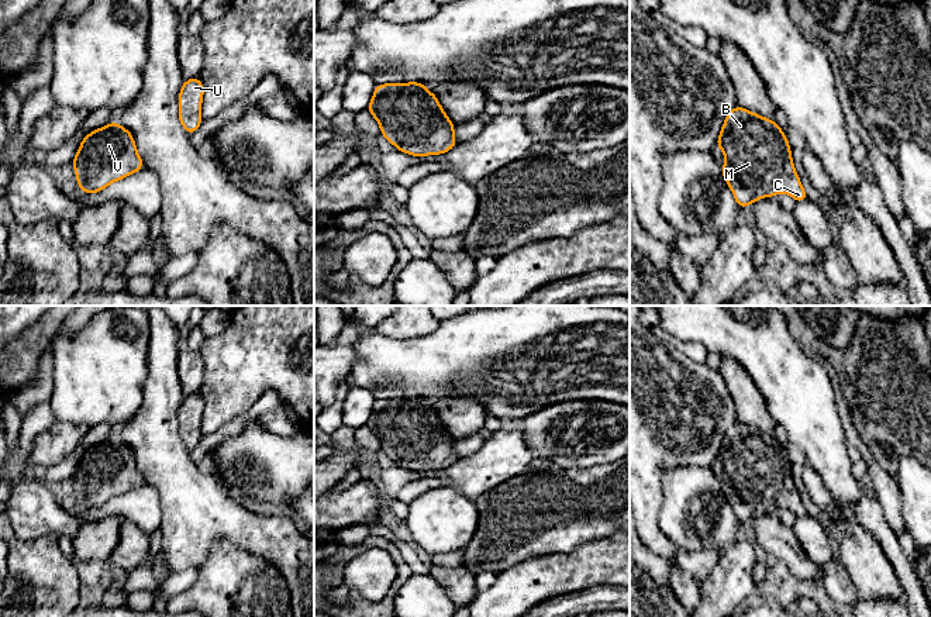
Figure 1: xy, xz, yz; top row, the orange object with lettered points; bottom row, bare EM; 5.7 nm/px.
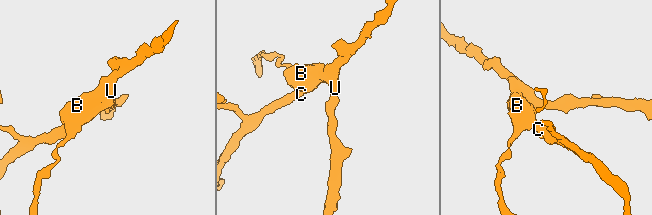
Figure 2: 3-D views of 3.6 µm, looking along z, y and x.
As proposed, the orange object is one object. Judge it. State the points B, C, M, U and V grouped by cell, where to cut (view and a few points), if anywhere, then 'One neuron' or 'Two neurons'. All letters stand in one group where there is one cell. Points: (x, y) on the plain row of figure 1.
Groups: B C M U V. No split. One neuron

